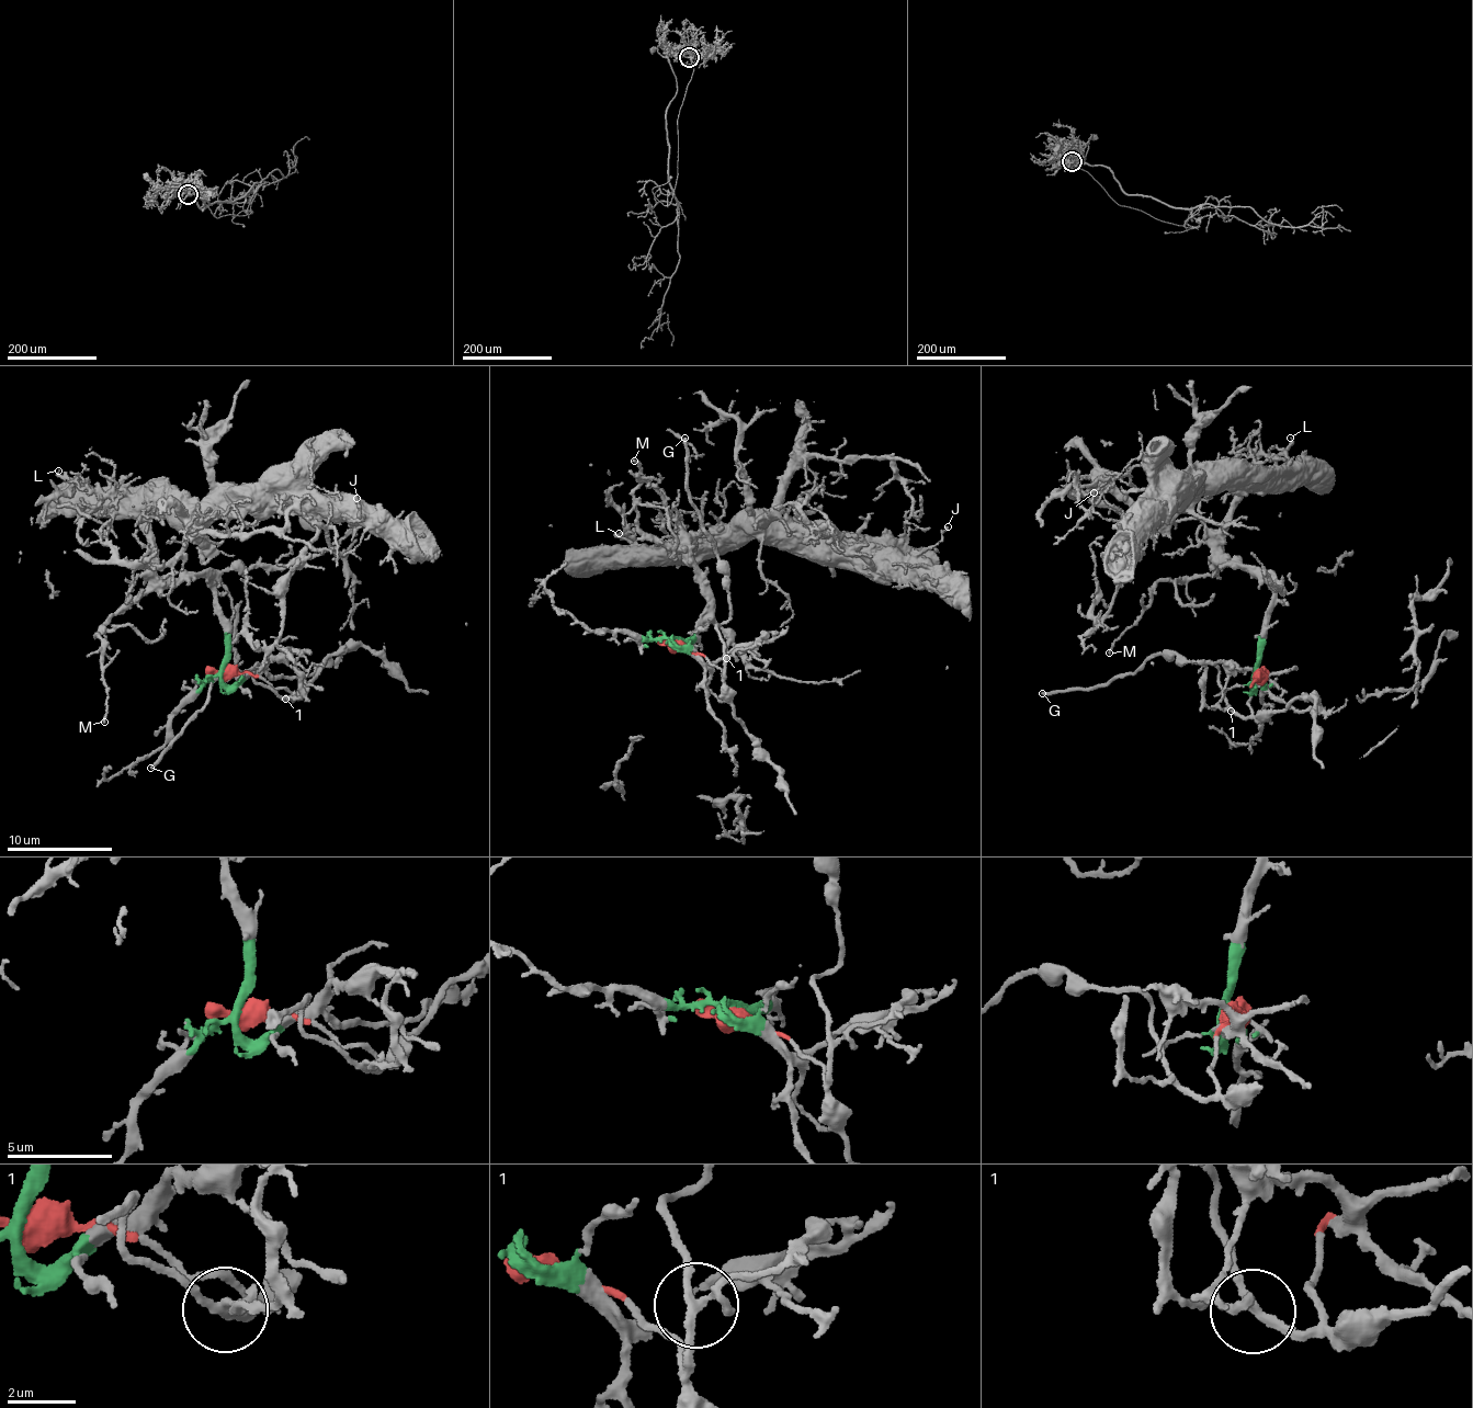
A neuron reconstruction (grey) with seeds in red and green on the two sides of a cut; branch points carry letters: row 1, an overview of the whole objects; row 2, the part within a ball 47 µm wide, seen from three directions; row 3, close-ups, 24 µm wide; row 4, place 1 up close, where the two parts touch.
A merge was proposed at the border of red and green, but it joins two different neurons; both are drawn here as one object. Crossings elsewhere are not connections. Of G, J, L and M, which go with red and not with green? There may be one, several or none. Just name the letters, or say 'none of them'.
G

